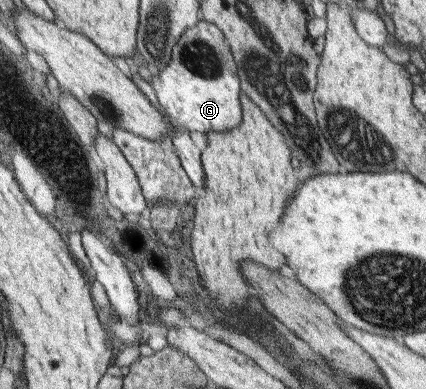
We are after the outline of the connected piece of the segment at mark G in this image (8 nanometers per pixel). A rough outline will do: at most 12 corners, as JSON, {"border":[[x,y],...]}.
{"border":[[197,21],[150,81],[189,131],[242,122],[240,79],[215,25]]}

